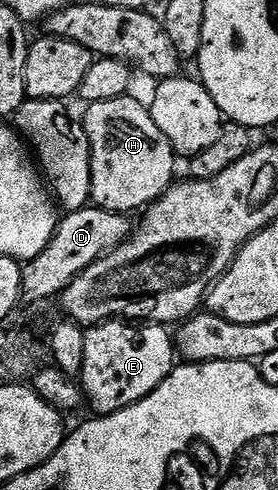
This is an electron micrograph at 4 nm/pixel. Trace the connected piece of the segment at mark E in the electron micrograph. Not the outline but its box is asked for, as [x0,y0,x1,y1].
[78,319,178,417]

